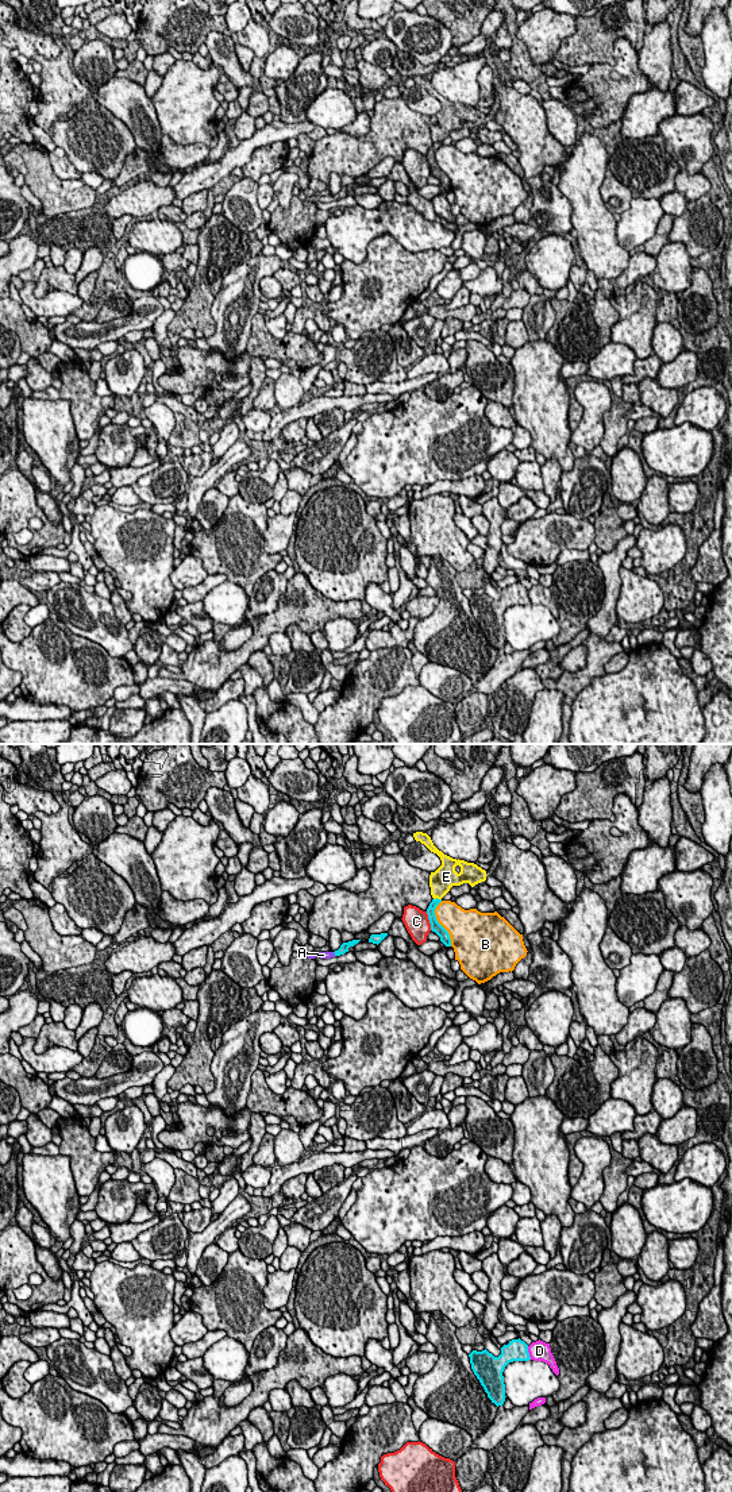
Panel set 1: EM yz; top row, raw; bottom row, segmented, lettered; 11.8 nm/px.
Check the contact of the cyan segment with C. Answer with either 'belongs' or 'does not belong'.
does not belong

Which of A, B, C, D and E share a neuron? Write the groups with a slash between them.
A / B / C / D / E

